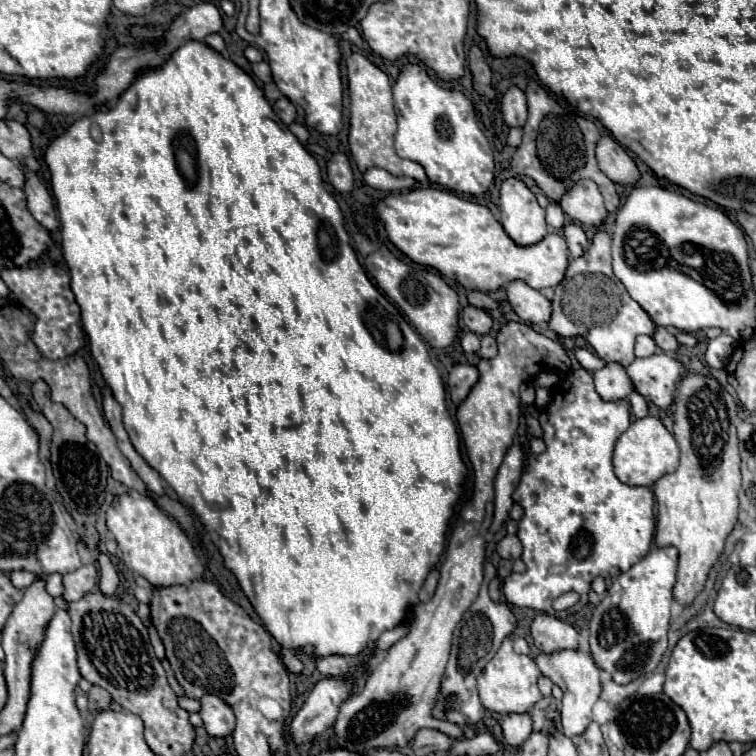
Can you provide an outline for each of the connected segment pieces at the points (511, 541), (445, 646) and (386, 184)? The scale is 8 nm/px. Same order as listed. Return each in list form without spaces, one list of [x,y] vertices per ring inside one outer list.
[[[507,534],[505,538],[501,538],[497,542],[495,550],[505,560],[517,560],[521,556],[521,552],[523,552],[523,546],[521,546],[521,542],[519,542],[519,538],[515,534]]]
[[[515,320],[505,322],[497,334],[497,344],[499,354],[477,362],[481,378],[471,388],[469,396],[457,406],[457,424],[461,428],[467,458],[473,466],[473,496],[469,504],[461,508],[459,522],[449,538],[445,560],[439,566],[441,578],[437,590],[427,604],[417,604],[413,608],[413,626],[409,634],[391,646],[383,662],[369,674],[365,688],[341,706],[335,722],[335,736],[329,740],[331,746],[343,746],[355,752],[365,748],[405,746],[419,728],[437,728],[441,722],[447,722],[433,718],[433,706],[449,660],[453,630],[463,612],[475,600],[483,582],[483,538],[493,518],[493,482],[497,468],[501,466],[507,450],[513,446],[513,436],[519,426],[519,388],[541,372],[571,370],[567,350],[545,334],[535,332],[529,324]]]
[[[373,167],[367,170],[363,174],[365,182],[375,188],[375,190],[381,190],[381,192],[399,192],[399,190],[409,190],[413,188],[415,180],[411,178],[397,178],[393,174],[389,174],[386,170]]]

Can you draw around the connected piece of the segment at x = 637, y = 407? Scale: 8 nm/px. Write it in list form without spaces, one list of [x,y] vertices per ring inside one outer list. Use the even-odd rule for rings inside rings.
[[[637,390],[629,396],[629,402],[631,402],[631,412],[635,414],[635,418],[643,418],[649,414],[649,402],[645,396],[637,394]]]

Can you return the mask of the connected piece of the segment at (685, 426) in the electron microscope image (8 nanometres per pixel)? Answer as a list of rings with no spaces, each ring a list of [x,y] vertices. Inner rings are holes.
[[[687,372],[679,384],[679,396],[673,404],[673,434],[681,448],[681,460],[673,474],[661,476],[655,486],[657,500],[657,530],[655,530],[655,546],[673,544],[679,550],[679,566],[677,566],[677,584],[673,588],[675,598],[681,604],[691,604],[693,598],[703,590],[709,568],[715,564],[717,556],[723,552],[725,538],[733,530],[737,522],[737,490],[741,486],[741,470],[739,470],[739,448],[737,448],[737,432],[735,420],[739,414],[737,400],[709,374]]]

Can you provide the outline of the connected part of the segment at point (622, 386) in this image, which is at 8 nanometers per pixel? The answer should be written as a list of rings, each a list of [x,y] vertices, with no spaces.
[[[607,362],[605,368],[593,372],[595,388],[603,400],[627,398],[633,392],[633,382],[629,382],[627,370],[617,362]]]

